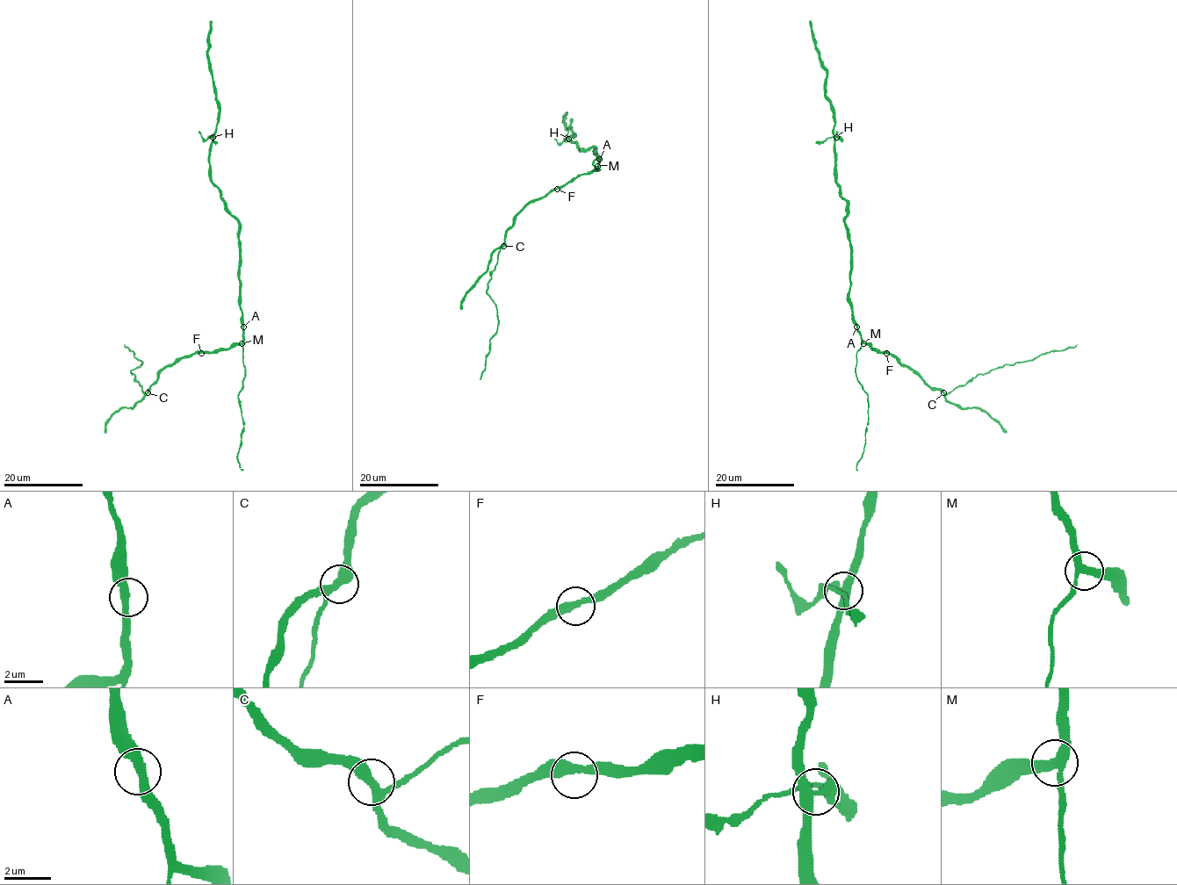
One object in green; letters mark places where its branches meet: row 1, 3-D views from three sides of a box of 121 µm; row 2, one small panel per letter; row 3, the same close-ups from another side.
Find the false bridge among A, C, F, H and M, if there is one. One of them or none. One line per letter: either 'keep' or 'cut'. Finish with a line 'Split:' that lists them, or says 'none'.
A: keep
C: keep
F: keep
H: cut
M: keep
Split: H

